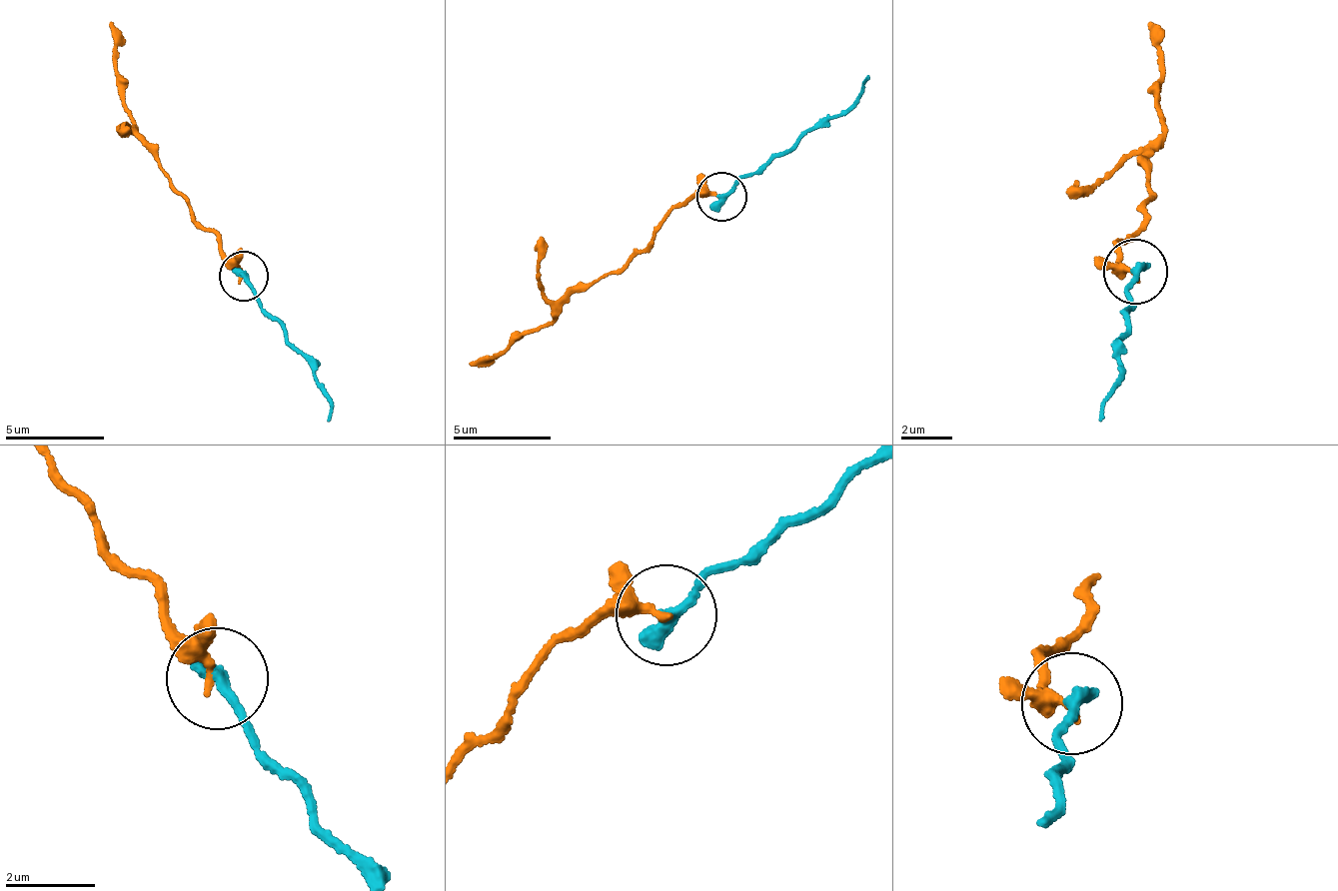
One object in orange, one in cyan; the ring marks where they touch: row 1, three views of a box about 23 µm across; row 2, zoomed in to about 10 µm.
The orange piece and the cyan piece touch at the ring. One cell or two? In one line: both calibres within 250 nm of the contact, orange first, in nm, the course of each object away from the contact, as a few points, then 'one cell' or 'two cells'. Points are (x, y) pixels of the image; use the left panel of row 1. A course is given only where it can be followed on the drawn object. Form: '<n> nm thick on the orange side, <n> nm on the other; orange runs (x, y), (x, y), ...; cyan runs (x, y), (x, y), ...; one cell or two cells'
220 nm thick on the orange side, 360 nm on the other; orange runs (241, 276), (222, 255), (218, 232), (193, 216), (157, 147), (124, 107), (111, 21); cyan runs (245, 277), (259, 310), (325, 391), (330, 422); one cell

